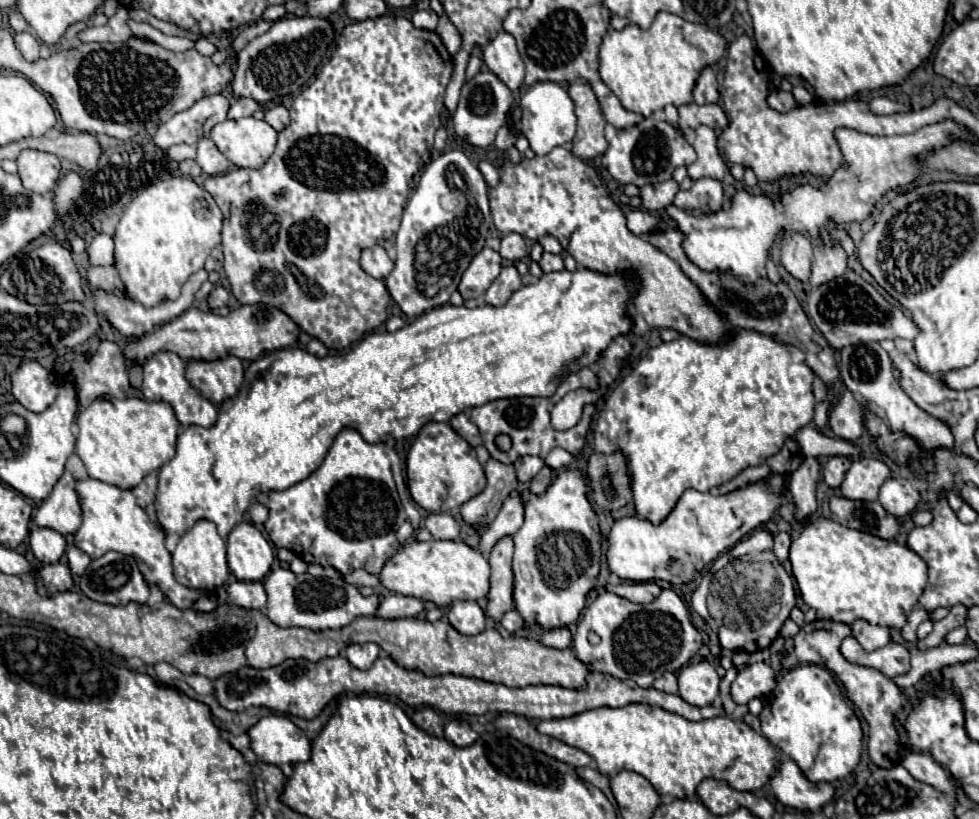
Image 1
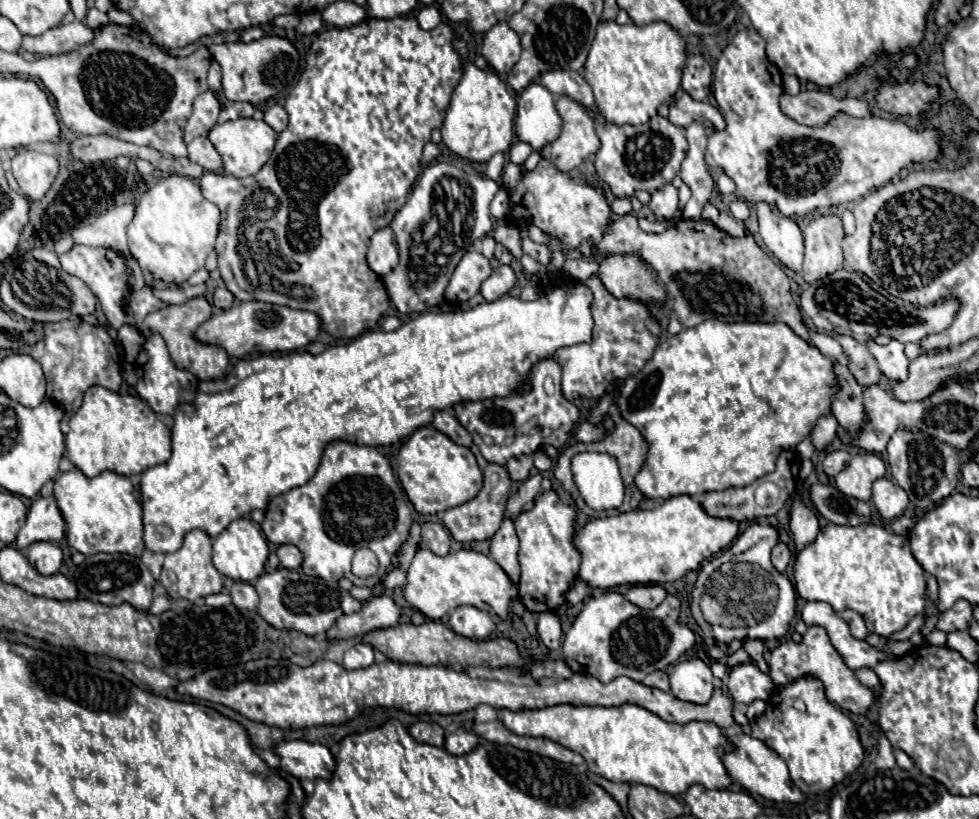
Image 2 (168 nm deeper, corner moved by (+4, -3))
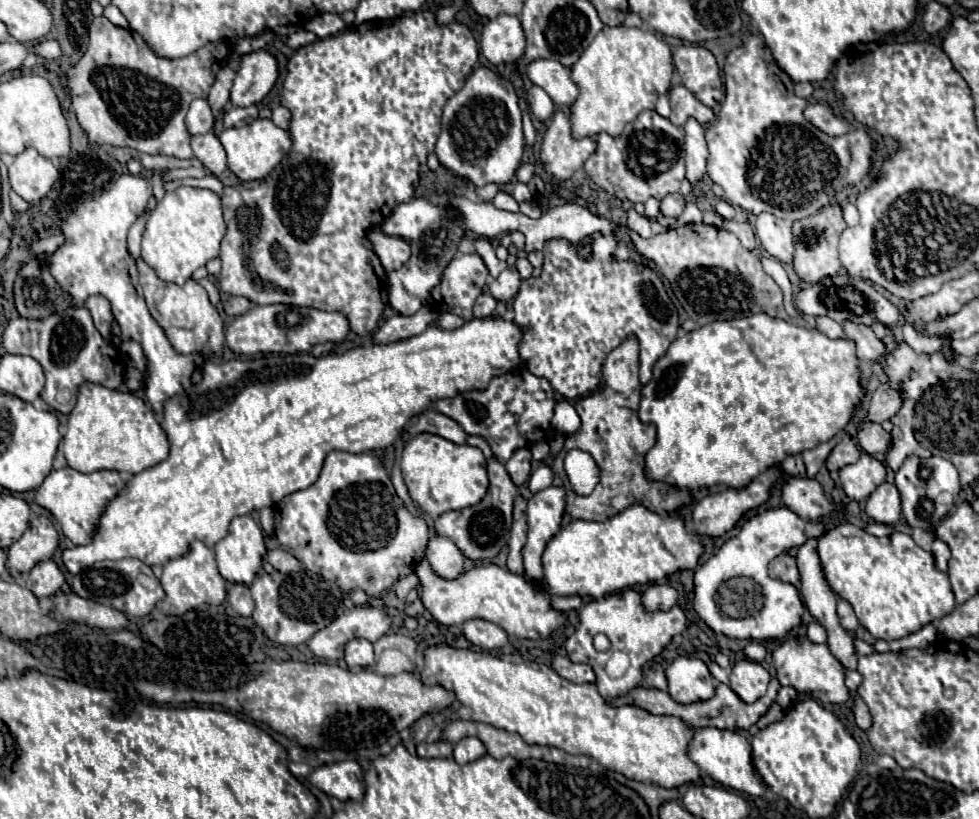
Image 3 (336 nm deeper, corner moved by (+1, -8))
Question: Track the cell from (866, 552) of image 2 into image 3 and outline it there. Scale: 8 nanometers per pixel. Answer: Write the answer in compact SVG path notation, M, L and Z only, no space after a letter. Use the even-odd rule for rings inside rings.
M843 522L833 530L829 530L823 538L819 538L817 550L829 586L833 588L833 592L837 592L853 606L859 622L871 632L873 638L881 638L881 640L903 638L907 634L921 630L925 624L941 620L943 616L951 614L955 608L955 596L947 572L937 570L933 554L917 546L909 534L893 532L889 536L877 538L867 534L863 528Z

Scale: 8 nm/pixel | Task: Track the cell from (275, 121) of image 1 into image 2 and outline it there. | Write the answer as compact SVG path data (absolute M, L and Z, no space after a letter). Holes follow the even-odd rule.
M272 105L272 107L264 113L264 121L266 121L276 133L280 133L280 131L284 131L286 125L288 125L288 113L286 113L286 109L284 109L282 105Z

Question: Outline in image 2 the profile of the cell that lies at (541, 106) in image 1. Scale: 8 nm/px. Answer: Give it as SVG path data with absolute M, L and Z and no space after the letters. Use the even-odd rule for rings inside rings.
M534 81L516 97L516 101L518 111L514 129L518 139L528 143L534 151L542 151L562 131L562 117L556 111L554 95Z

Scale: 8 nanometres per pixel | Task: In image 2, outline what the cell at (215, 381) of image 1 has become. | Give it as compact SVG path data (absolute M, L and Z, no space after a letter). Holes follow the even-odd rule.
M196 297L196 299L190 299L184 305L170 305L166 309L156 311L156 313L150 313L144 319L142 327L144 327L146 335L148 333L158 333L166 341L170 357L178 365L178 369L186 369L202 381L216 381L216 379L224 379L226 373L228 373L228 367L230 367L228 353L220 347L214 347L214 345L202 345L200 341L196 341L192 337L196 327L202 325L206 319L210 319L210 315L212 315L210 303L204 297Z

